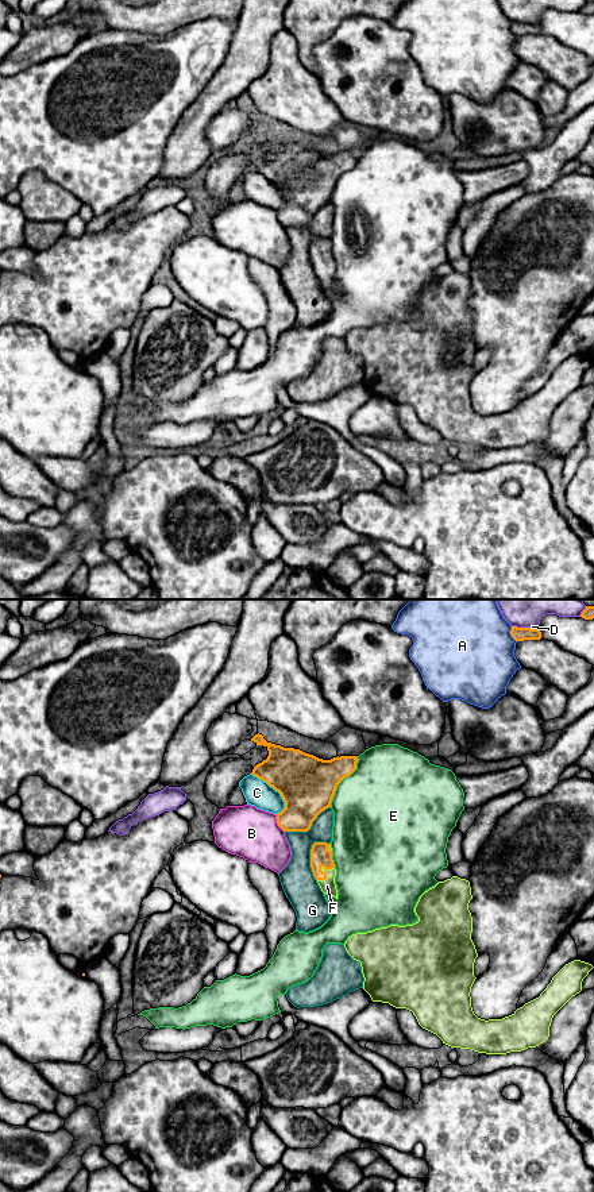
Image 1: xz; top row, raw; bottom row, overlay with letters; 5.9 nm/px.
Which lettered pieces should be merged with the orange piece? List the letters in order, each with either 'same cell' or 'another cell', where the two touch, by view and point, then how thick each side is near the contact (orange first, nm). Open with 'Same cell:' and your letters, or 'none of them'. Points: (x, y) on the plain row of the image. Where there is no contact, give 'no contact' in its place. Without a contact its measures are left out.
Same cell: F
A: another cell; contact xz (510, 29); calibres 80 and 500 nm
B: another cell; contact xz (277, 218); calibres 280 and 300 nm
C: another cell; contact xz (276, 185); calibres 340 and 160 nm
D: another cell; contact xz (524, 23); calibres 80 and 140 nm
E: another cell; contact xz (342, 174); calibres 340 and 480 nm
F: same cell; contact xz (326, 269); calibres 130 and 90 nm
G: another cell; contact xz (311, 251); calibres 130 and 200 nm

